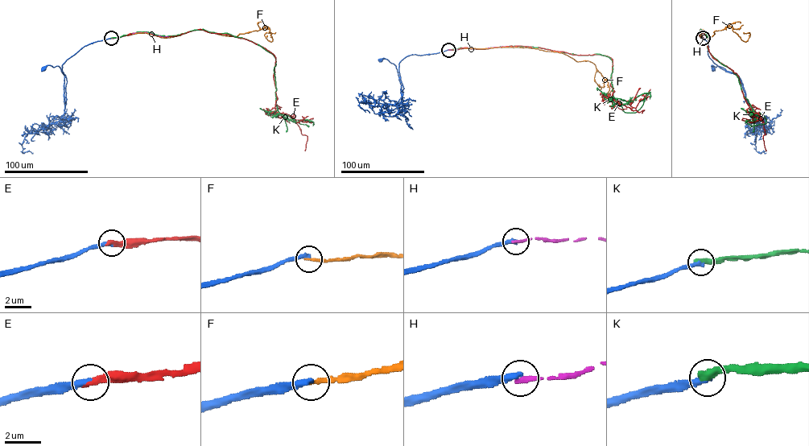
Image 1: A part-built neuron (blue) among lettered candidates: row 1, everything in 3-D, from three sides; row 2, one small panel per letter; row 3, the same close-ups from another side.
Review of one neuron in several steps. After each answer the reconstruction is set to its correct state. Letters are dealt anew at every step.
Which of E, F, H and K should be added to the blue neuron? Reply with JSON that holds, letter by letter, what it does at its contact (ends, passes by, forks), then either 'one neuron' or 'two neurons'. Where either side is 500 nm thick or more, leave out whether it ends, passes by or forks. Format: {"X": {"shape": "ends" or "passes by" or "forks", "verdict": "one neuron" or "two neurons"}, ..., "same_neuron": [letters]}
{"E": {"shape": "ends", "verdict": "one neuron"}, "F": {"shape": "ends", "verdict": "two neurons"}, "H": {"shape": "ends", "verdict": "two neurons"}, "K": {"shape": "ends", "verdict": "two neurons"}, "same_neuron": ["E"]}

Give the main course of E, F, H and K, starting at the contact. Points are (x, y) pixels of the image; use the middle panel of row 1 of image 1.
E: (448, 50), (522, 46), (573, 55), (608, 56), (612, 59), (612, 100), (631, 110), (644, 109), (641, 113)
F: (448, 50), (511, 47), (562, 53), (577, 61), (588, 60), (594, 64), (609, 88), (601, 97), (612, 90)
H: (448, 50), (505, 46)
K: (448, 50), (512, 45), (599, 54), (612, 60), (611, 80), (617, 103), (621, 105), (648, 93), (638, 102)

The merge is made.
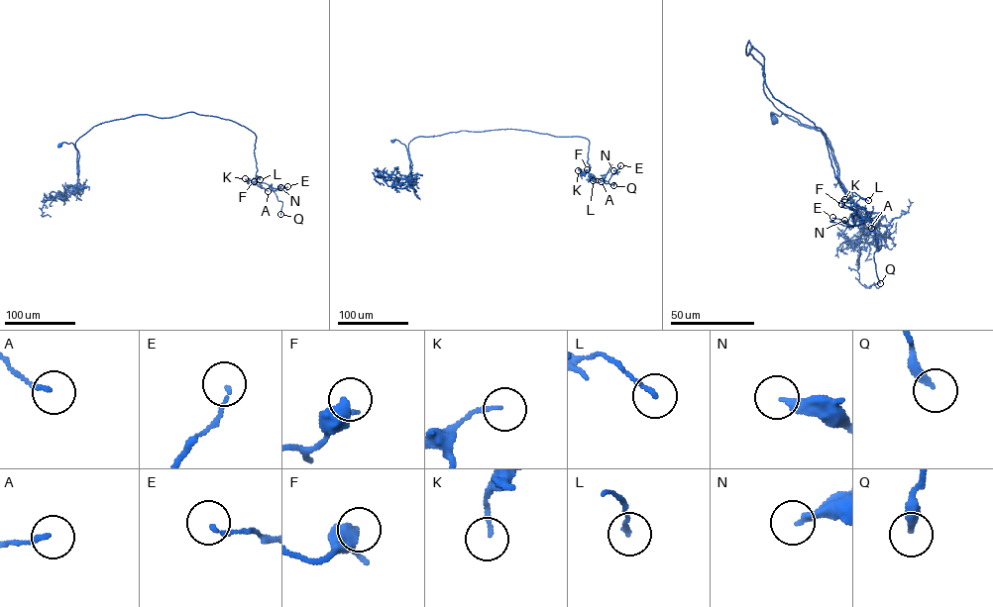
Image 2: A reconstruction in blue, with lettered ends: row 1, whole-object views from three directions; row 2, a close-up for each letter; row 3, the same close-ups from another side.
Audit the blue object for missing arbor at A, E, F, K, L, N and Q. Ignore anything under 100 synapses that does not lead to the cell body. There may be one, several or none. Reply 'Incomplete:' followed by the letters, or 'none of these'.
Incomplete: none of these

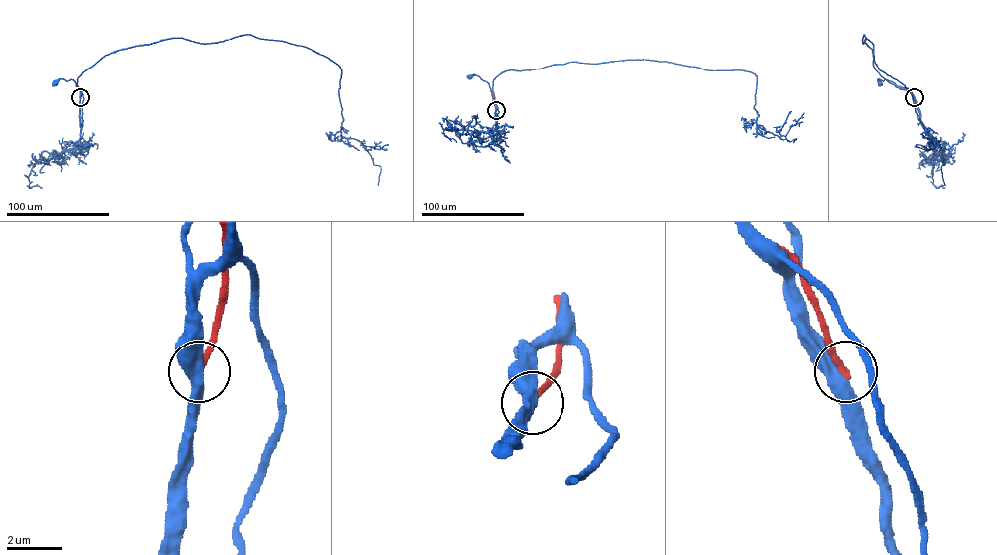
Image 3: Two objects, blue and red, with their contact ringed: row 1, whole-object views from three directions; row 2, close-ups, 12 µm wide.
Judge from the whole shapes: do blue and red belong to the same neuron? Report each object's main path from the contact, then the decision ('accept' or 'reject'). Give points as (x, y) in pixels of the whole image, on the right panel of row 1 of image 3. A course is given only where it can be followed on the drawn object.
blue via (914, 97), (910, 90), (889, 80), (878, 78), (880, 83) | red via (914, 97), (908, 90), (893, 84) | reject

